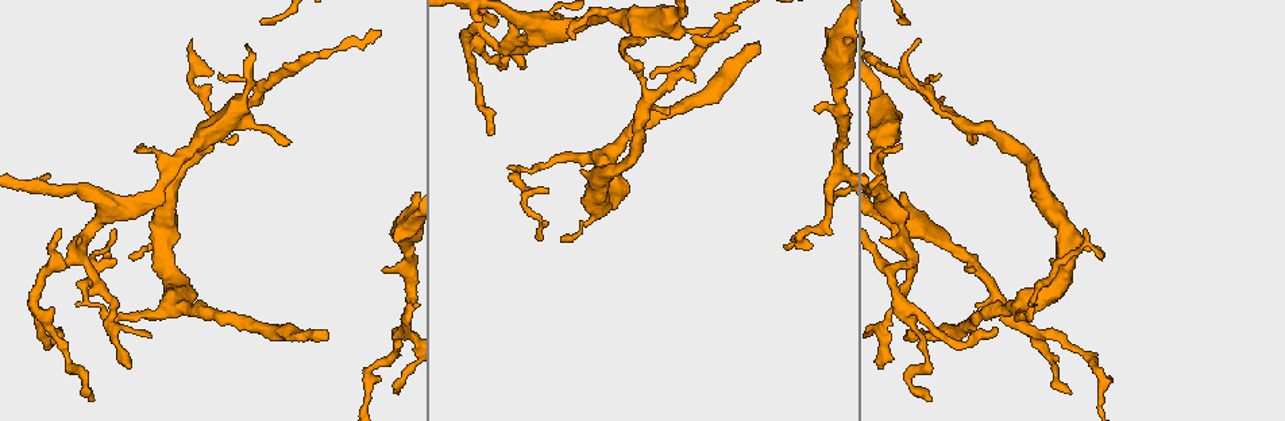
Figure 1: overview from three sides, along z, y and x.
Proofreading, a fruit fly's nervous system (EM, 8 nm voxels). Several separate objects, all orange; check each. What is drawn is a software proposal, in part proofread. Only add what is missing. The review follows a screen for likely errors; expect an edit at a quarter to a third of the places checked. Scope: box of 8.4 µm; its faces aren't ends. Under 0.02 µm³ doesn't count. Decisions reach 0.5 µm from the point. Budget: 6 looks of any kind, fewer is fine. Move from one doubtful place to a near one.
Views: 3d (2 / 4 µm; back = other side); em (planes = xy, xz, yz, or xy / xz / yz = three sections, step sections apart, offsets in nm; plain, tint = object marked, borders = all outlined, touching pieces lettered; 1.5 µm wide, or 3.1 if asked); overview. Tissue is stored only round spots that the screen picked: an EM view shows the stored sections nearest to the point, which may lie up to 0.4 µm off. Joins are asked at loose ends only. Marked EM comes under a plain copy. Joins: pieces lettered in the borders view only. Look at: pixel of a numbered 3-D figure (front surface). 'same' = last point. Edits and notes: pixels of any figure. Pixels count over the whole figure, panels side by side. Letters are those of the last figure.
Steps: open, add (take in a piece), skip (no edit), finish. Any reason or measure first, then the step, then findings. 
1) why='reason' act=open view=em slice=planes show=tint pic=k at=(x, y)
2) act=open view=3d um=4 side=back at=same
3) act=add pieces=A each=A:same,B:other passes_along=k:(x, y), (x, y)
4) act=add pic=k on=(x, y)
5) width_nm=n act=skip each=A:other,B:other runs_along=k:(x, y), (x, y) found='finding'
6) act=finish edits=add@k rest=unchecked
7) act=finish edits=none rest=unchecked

why='an open end' act=open view=3d um=4 pic=1 at=(883, 174)

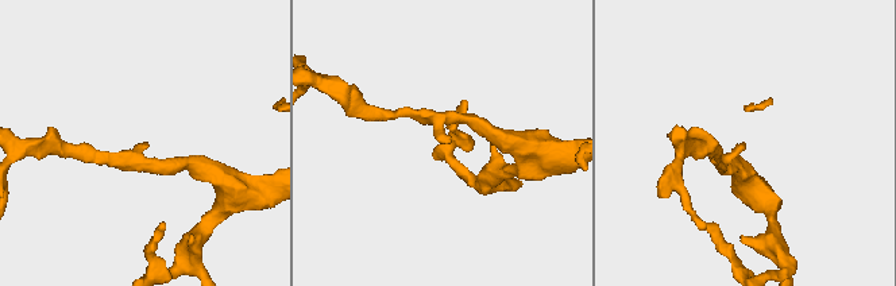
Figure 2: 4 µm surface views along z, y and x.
arm_widths_nm=190,190 act=open view=em slice=planes show=borders pic=2 at=(450, 142)

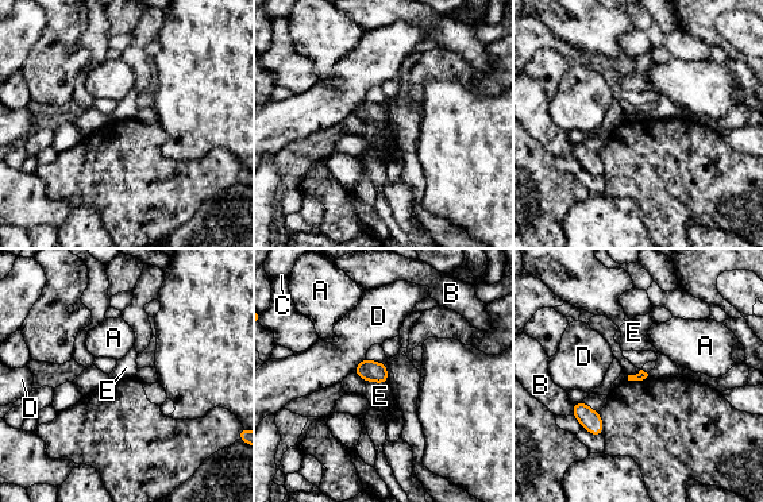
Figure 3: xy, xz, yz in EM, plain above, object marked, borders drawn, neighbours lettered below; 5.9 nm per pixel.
act=skip each=A:other,B:other,C:other,D:other,E:other border=3:(354, 373), (361, 378), (385, 383) found='no lettered piece goes on from it'

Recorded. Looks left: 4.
why='free end' act=open view=em slice=planes show=borders pic=1 at=(324, 329)

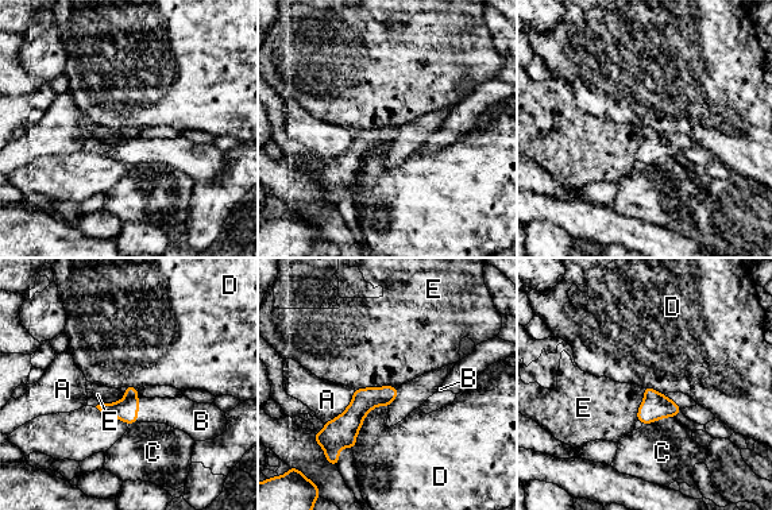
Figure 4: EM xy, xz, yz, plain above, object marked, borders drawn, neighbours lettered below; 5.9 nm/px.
act=add pic=4 on=(180, 412) each=A:other,B:same,C:other,D:other,E:other passes_along=4:(126, 410), (138, 408), (180, 412) found='it goes on there'

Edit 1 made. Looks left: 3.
why='redraw' act=open view=overview

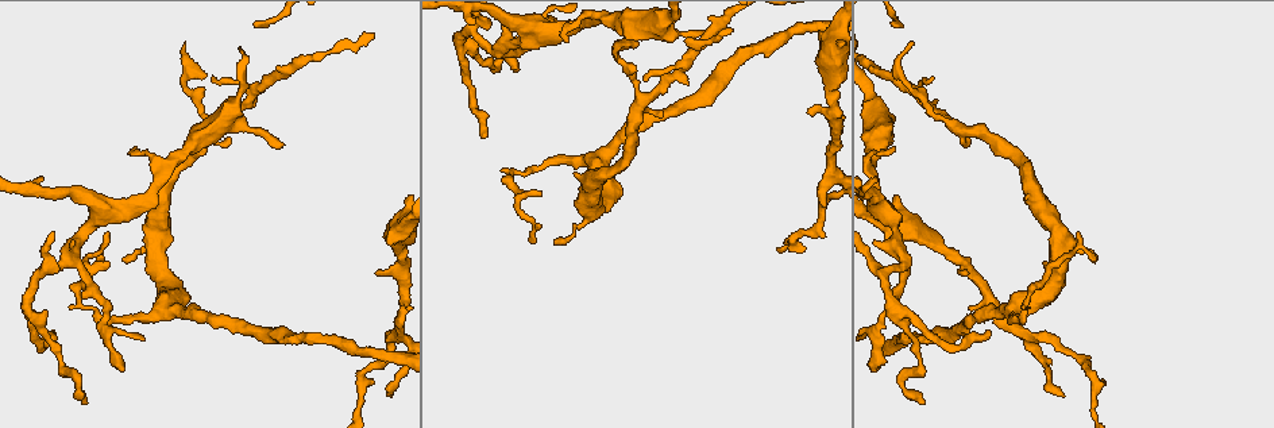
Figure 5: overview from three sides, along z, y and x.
why='free end' act=open view=em slice=planes show=borders pic=5 at=(966, 272)

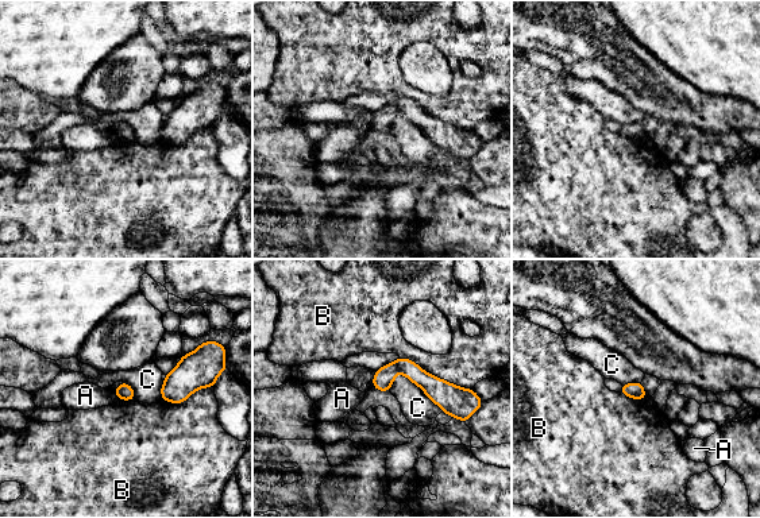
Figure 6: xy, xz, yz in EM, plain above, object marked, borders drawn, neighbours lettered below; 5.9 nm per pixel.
act=skip each=A:other,B:other,C:other border=6:(396, 372), (404, 374), (443, 412) found='none of them fits'

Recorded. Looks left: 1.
act=finish edits=add@4 rest=unchecked

